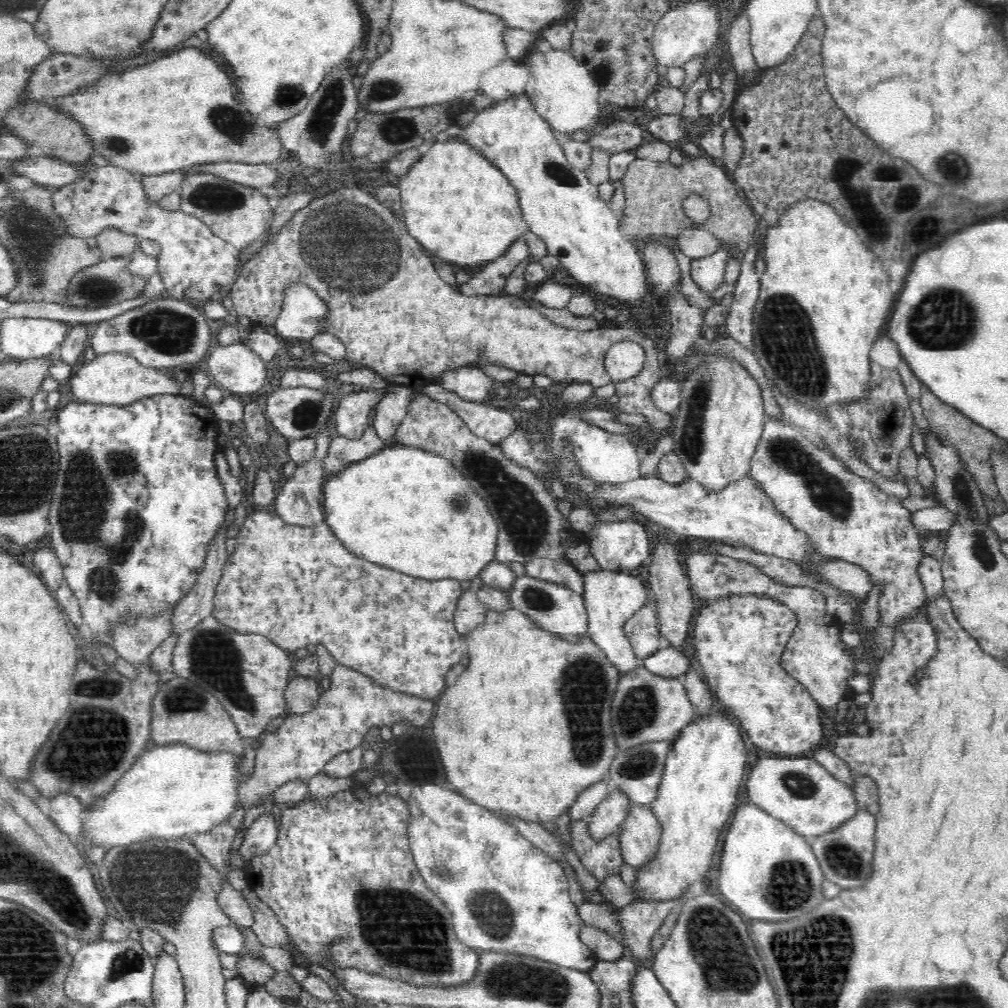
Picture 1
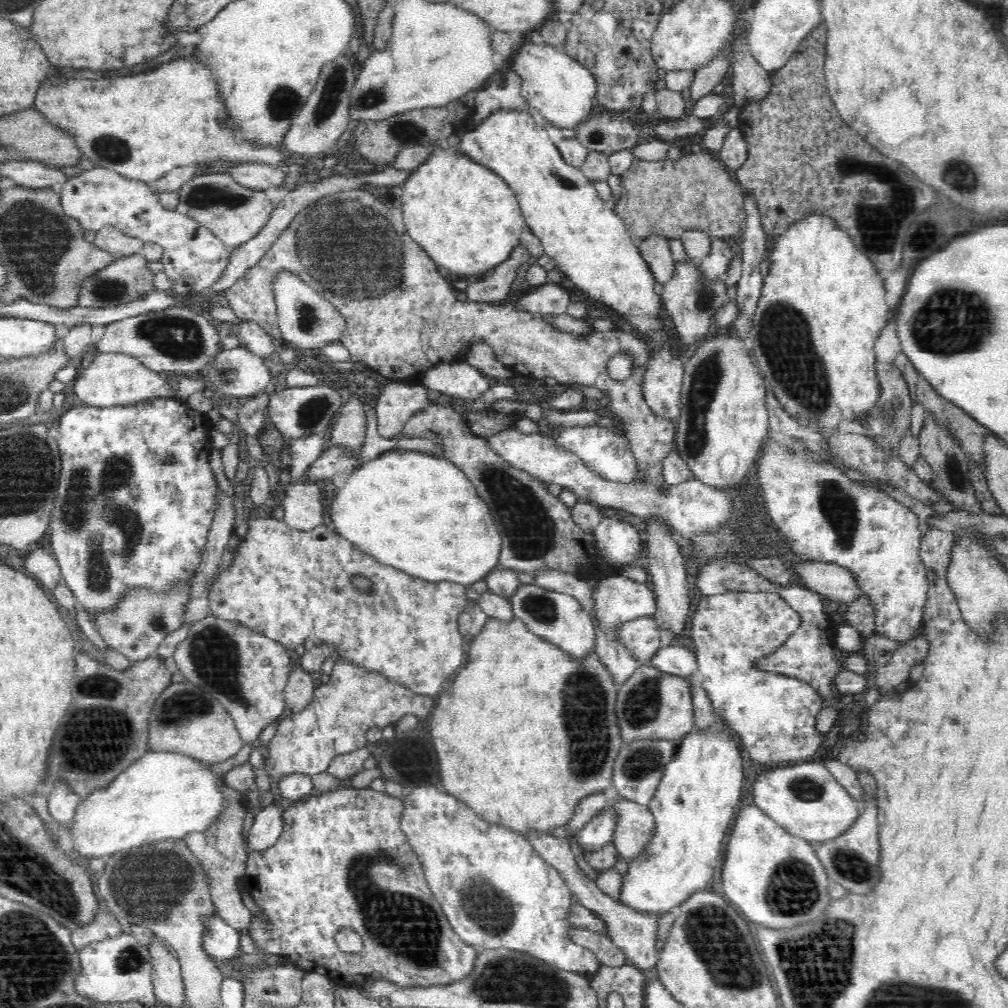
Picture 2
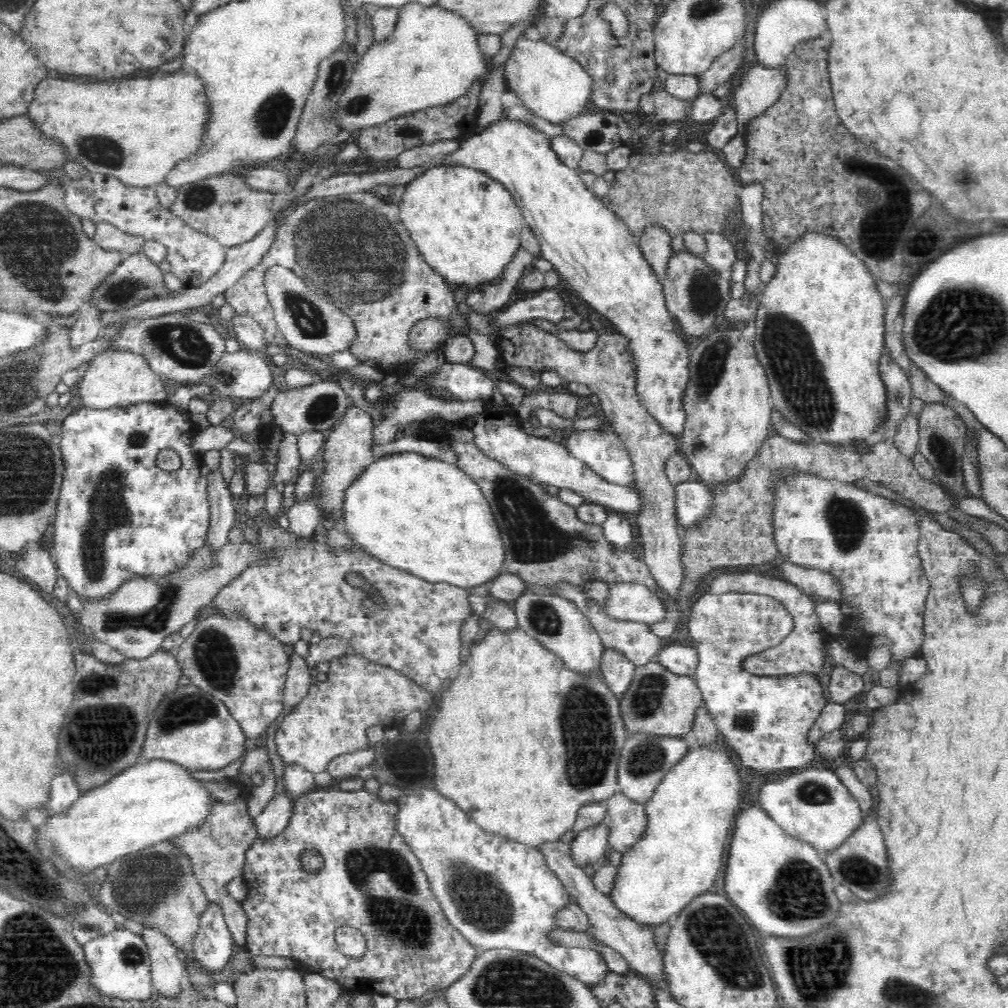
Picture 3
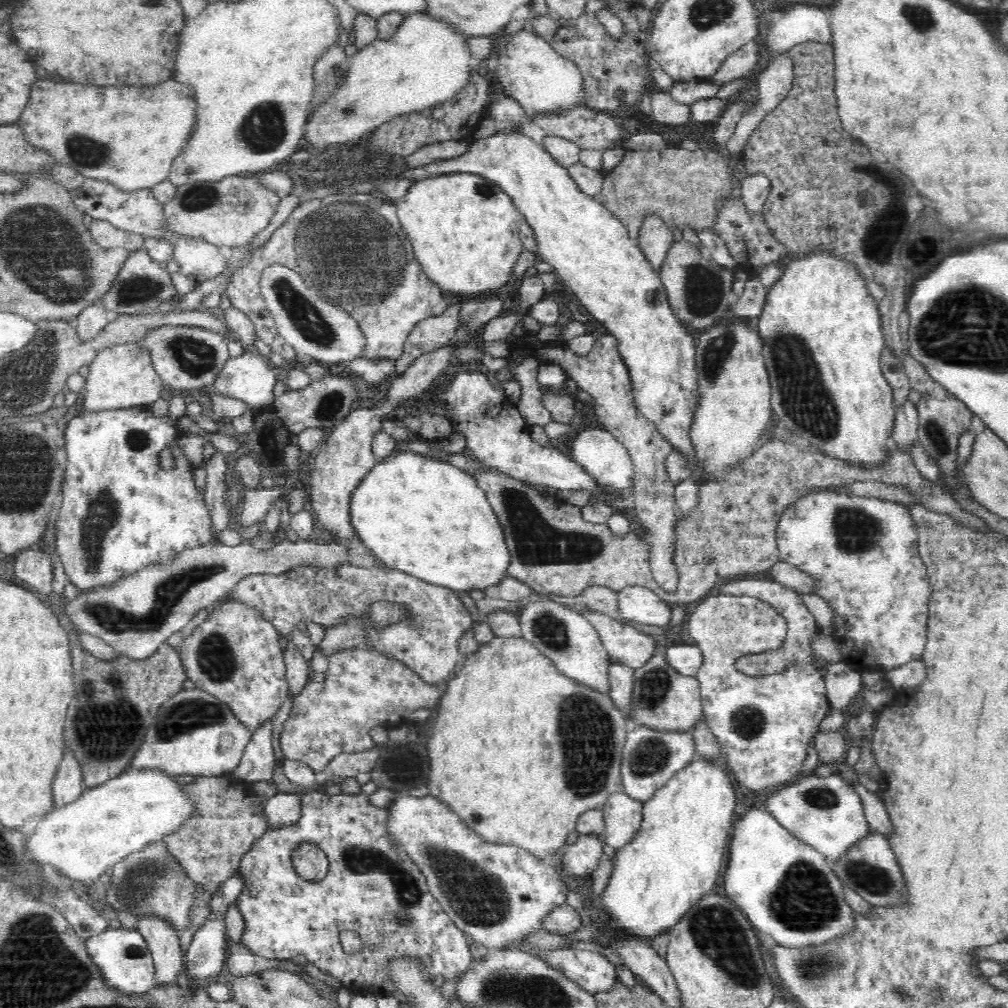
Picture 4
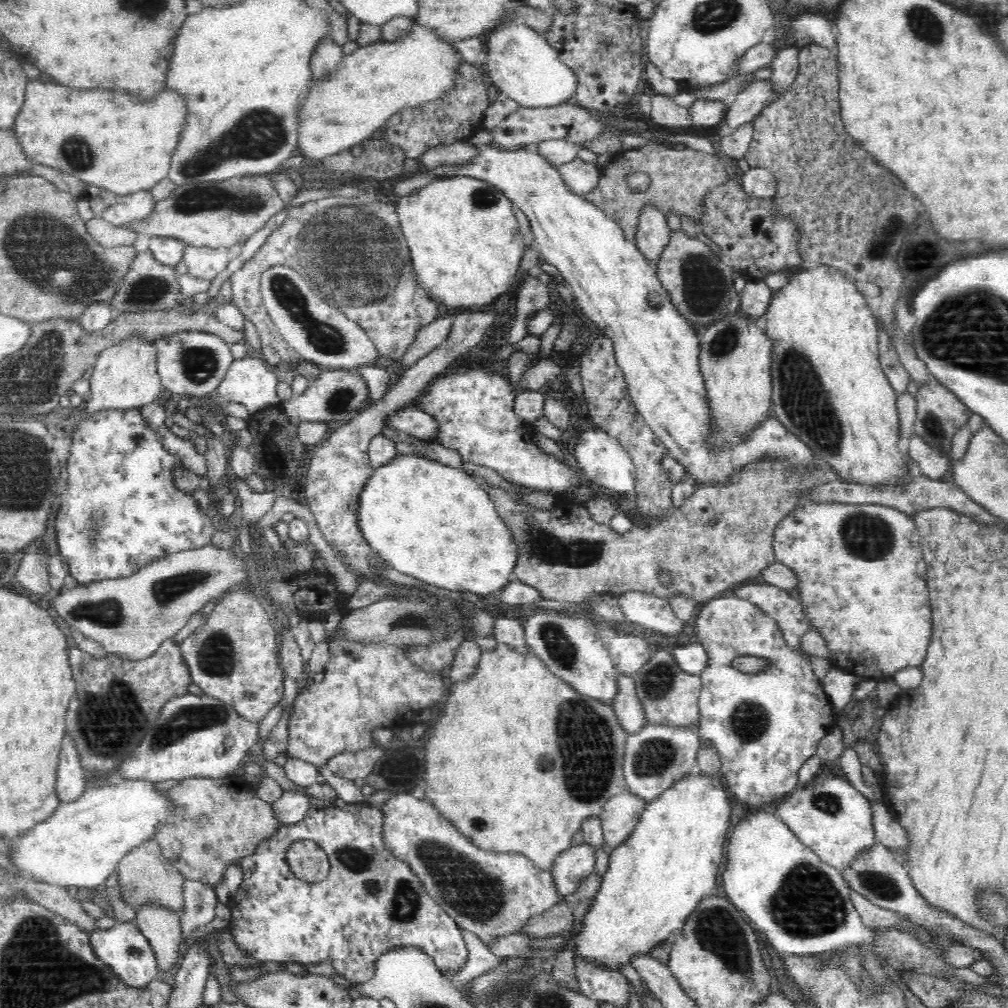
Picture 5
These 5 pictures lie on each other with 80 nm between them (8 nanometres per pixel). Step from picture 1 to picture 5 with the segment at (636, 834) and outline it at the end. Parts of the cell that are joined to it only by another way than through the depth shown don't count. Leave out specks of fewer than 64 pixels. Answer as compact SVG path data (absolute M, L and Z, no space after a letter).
M628 790L612 796L599 818L605 843L612 849L622 844L639 824L648 804L646 799Z

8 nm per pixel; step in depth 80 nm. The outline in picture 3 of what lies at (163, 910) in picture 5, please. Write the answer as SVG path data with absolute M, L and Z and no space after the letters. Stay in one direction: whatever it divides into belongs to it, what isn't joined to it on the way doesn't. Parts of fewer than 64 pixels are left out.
M144 925L143 928L143 939L151 958L153 990L166 998L176 998L186 976L185 961L176 955L178 948L166 935Z

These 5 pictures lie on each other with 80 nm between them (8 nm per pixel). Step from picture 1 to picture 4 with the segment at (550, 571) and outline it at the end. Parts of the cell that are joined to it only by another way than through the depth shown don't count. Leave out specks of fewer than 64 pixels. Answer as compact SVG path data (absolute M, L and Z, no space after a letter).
M590 611L582 613L596 629L612 662L627 669L638 670L652 658L655 642L651 635L645 635L634 627L602 613L590 613Z

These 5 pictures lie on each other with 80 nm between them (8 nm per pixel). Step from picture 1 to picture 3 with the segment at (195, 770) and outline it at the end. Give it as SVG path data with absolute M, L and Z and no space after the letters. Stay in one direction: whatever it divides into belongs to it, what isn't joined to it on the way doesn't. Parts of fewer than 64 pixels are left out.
M142 761L119 772L103 786L82 793L79 800L63 814L48 811L52 816L50 820L46 818L46 824L43 822L40 825L42 832L38 842L42 850L62 854L66 862L76 870L90 872L96 866L111 865L118 858L144 850L146 846L185 834L193 827L200 827L208 819L209 807L212 806L213 799L209 798L204 782L194 778L190 769L180 769L180 765L172 765L172 761Z

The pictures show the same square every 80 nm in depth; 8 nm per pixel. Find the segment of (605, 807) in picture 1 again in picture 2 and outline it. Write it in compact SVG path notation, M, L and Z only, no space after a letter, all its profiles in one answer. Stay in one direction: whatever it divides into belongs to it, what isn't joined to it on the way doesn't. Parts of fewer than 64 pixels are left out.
M612 808L602 809L602 812L586 824L577 834L577 842L583 851L596 852L602 850L605 844L612 841L618 821L618 814Z

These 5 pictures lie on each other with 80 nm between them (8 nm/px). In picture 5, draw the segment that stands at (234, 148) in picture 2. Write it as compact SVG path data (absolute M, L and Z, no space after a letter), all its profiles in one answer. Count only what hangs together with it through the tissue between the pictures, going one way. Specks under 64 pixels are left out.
M30 80L24 88L23 106L20 106L12 135L16 137L24 157L30 163L46 168L56 168L62 174L74 176L116 196L150 190L168 176L172 152L183 128L184 101L176 93L161 92L156 100L146 104L134 104L126 93L108 90L74 90L54 83Z

